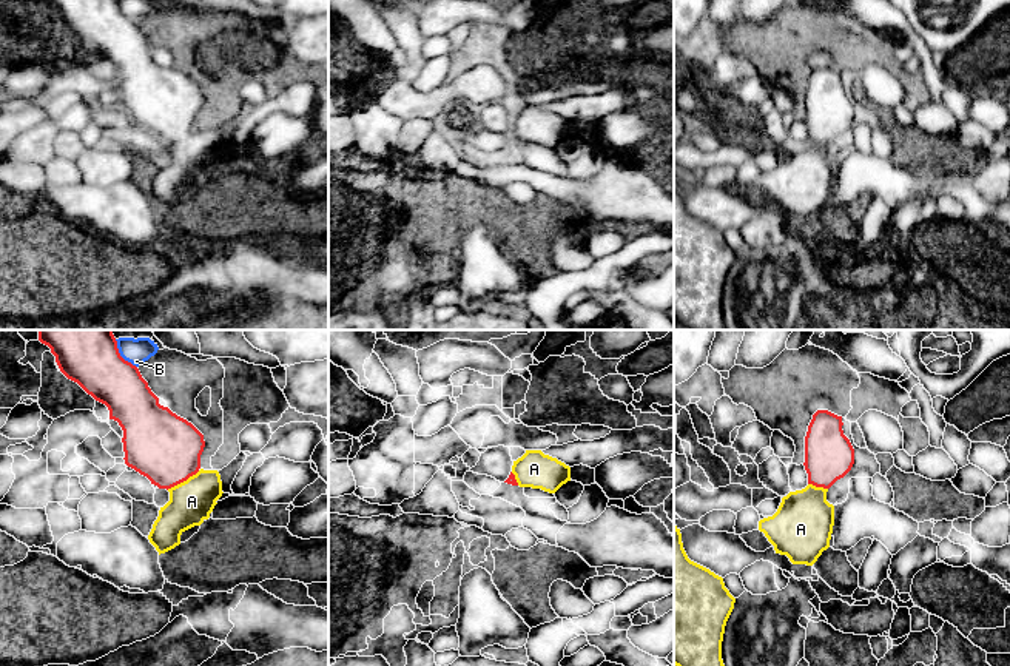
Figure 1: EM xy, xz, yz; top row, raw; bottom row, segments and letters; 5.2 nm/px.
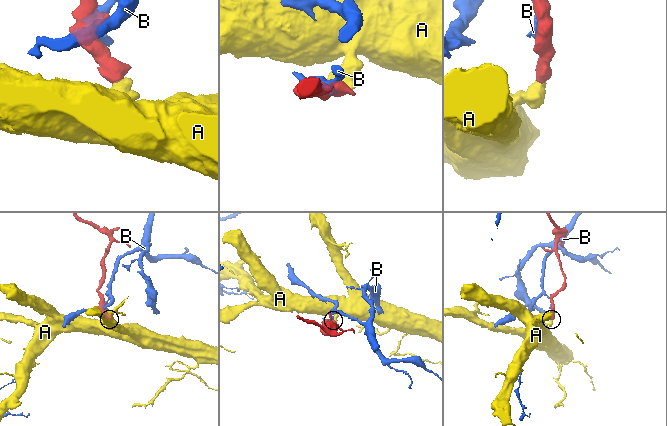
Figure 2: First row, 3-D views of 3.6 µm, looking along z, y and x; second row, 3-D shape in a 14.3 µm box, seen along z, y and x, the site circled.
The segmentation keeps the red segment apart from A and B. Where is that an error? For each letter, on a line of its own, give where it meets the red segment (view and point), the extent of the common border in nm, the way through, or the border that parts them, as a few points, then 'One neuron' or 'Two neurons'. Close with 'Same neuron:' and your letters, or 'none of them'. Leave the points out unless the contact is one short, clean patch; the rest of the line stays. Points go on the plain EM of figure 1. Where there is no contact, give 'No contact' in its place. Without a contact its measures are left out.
A: Touches red at xy (182, 136). Shared border 200 nm. Path across: xy (159, 99), (168, 108), (182, 136), (191, 145), (191, 156). One neuron
B: Touches red at xy (122, 13). Shared border 160 nm. Two neurons
Same neuron: A

